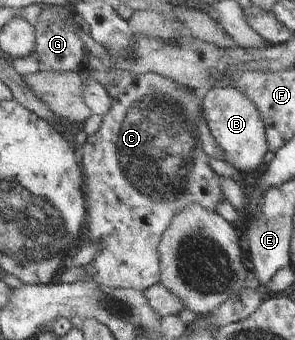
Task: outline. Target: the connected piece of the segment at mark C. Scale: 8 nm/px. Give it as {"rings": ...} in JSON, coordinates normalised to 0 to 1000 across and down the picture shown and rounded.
{"rings":[[[322,162],[302,168],[298,203],[315,232],[363,262],[383,309],[376,326],[346,341],[332,388],[292,406],[271,444],[302,576],[305,715],[336,715],[329,756],[278,788],[332,835],[488,859],[546,832],[546,709],[586,644],[641,615],[641,603],[681,603],[732,624],[736,603],[769,591],[749,518],[708,485],[708,456],[695,450],[671,385],[681,338],[692,338],[692,291],[661,282],[661,262],[556,218],[468,218],[369,200]]]}

